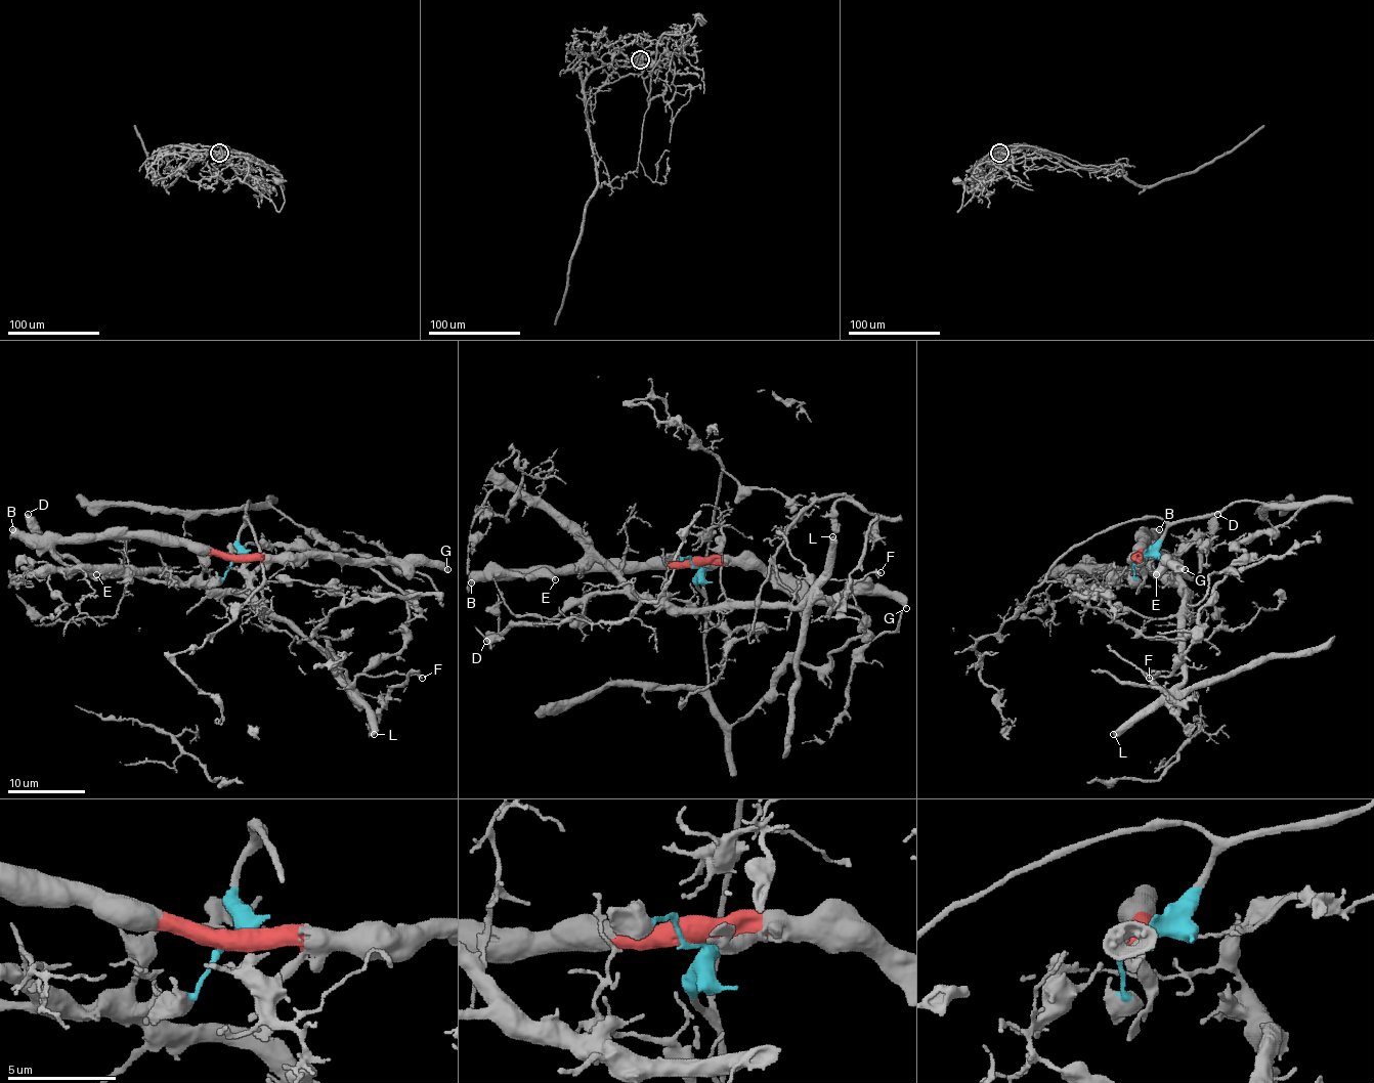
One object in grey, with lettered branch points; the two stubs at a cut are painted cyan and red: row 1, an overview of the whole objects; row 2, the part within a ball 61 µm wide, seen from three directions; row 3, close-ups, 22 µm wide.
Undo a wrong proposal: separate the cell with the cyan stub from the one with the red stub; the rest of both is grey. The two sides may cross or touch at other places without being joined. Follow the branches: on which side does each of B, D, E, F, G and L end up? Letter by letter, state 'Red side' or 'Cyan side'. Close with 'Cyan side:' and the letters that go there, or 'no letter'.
B: Red side
D: Cyan side
E: Red side
F: Cyan side
G: Red side
L: Cyan side
Cyan side: D, F, L

